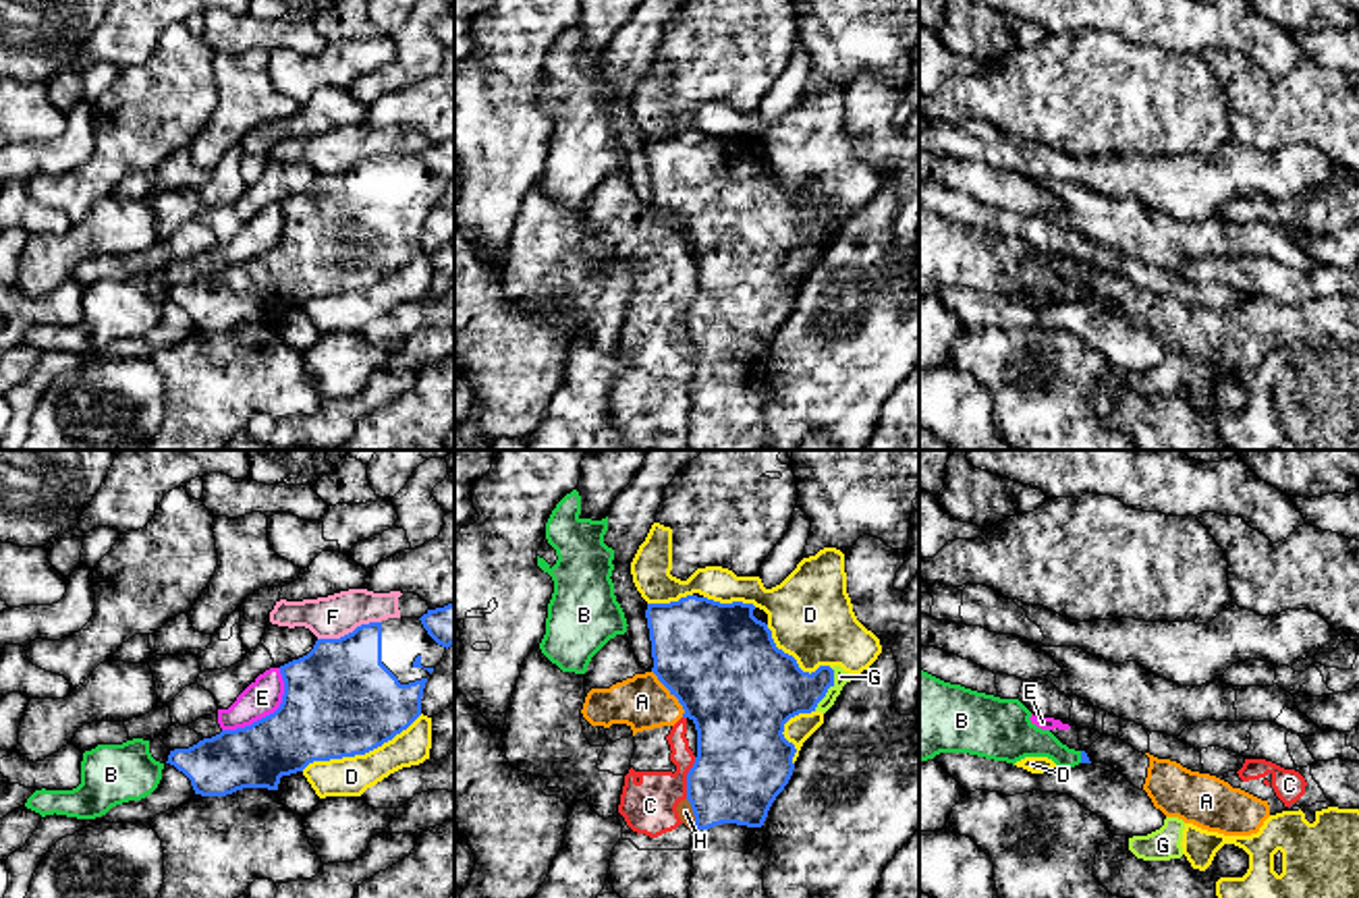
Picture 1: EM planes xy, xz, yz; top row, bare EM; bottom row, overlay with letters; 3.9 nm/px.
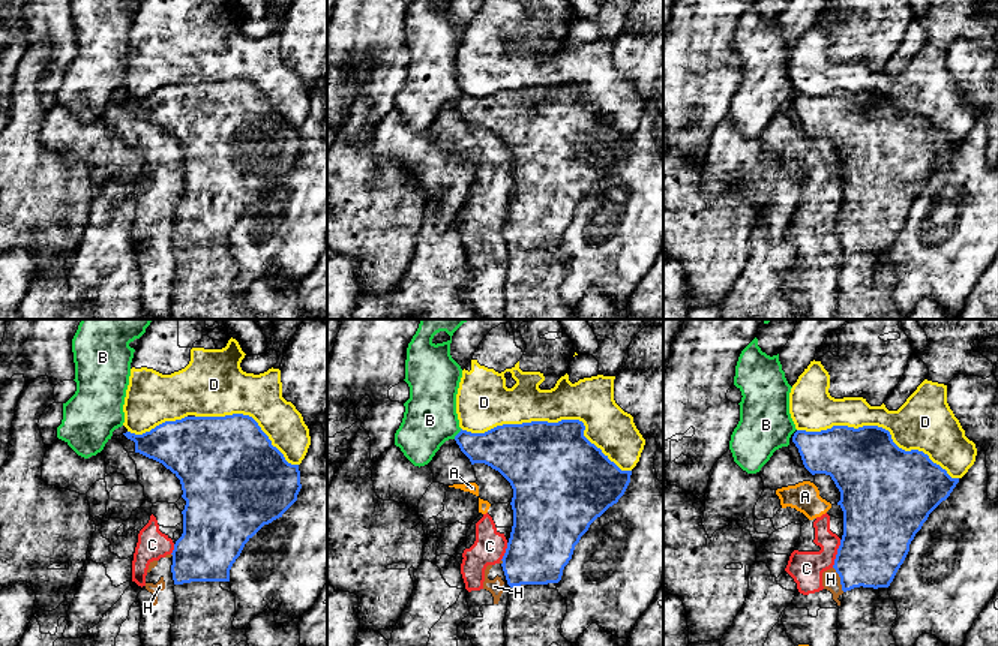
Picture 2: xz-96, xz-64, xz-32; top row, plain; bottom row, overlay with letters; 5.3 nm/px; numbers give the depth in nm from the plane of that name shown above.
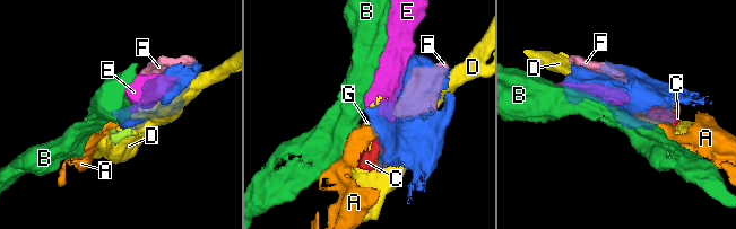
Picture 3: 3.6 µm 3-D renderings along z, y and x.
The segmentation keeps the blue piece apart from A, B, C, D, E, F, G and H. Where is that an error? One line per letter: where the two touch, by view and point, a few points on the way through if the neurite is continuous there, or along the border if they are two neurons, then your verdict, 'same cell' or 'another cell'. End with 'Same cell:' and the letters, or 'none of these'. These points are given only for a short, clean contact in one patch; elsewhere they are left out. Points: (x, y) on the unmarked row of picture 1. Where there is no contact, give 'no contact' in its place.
A: meets blue in xz at (671, 229); border along xz (652, 206), (677, 235), (683, 251); another cell
B: meets blue in yz at (1082, 293); border along yz (1079, 287), (1082, 297); another cell
C: meets blue in xz at (687, 314); another cell
D: meets blue in xy at (362, 289); another cell
E: meets blue in xy at (270, 249); another cell
F: meets blue in xy at (349, 169); another cell
G: meets blue in xz at (828, 222); another cell
H: meets blue in xz at (694, 349); border along xz (685, 334), (694, 351), (694, 363); another cell
Same cell: none of these

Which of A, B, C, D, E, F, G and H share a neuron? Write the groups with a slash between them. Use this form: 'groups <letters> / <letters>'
groups A C E H / B / D G / F

